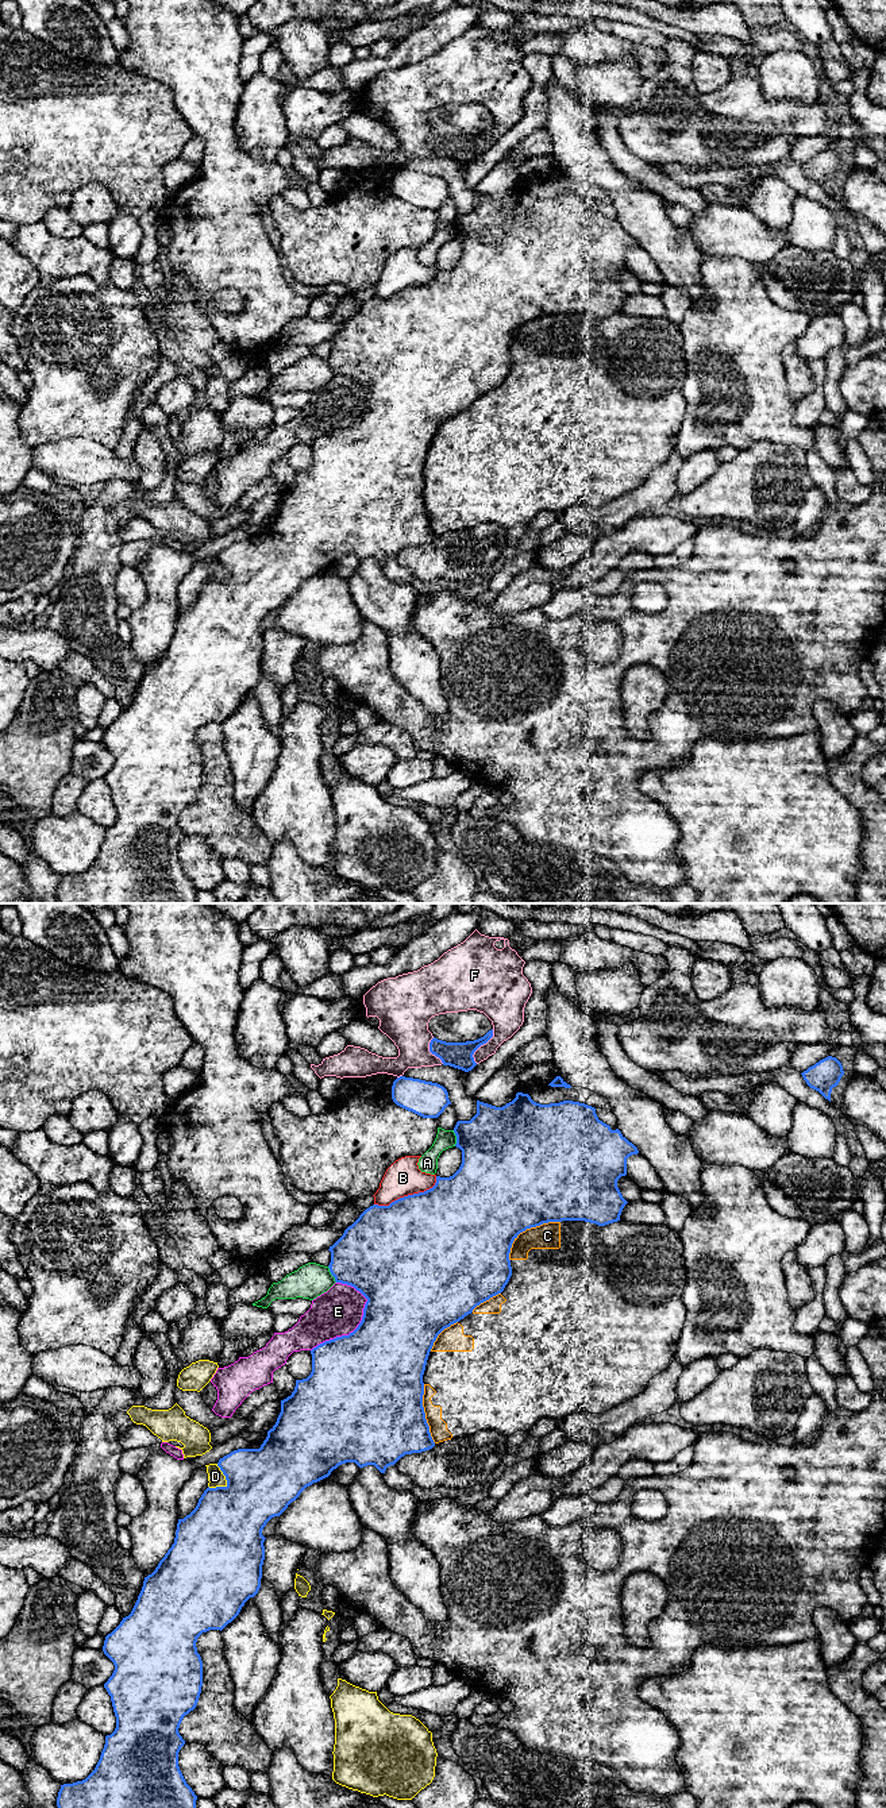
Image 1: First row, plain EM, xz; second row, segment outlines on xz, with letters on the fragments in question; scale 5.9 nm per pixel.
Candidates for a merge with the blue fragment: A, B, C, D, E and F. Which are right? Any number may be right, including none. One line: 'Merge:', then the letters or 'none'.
Merge: none

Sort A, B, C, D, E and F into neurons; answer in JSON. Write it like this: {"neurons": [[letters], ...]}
{"neurons": [["A"], ["B", "F"], ["C"], ["D"], ["E"]]}

